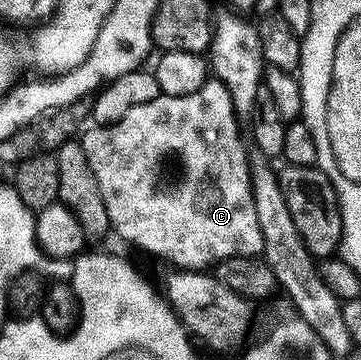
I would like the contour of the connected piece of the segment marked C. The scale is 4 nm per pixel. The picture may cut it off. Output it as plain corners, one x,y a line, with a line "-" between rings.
206,80
187,96
162,96
151,100
151,104
139,104
110,126
90,125
79,141
99,184
112,233
193,272
235,256
260,255
263,232
259,232
251,196
247,146
241,143
237,125
231,96
216,80

